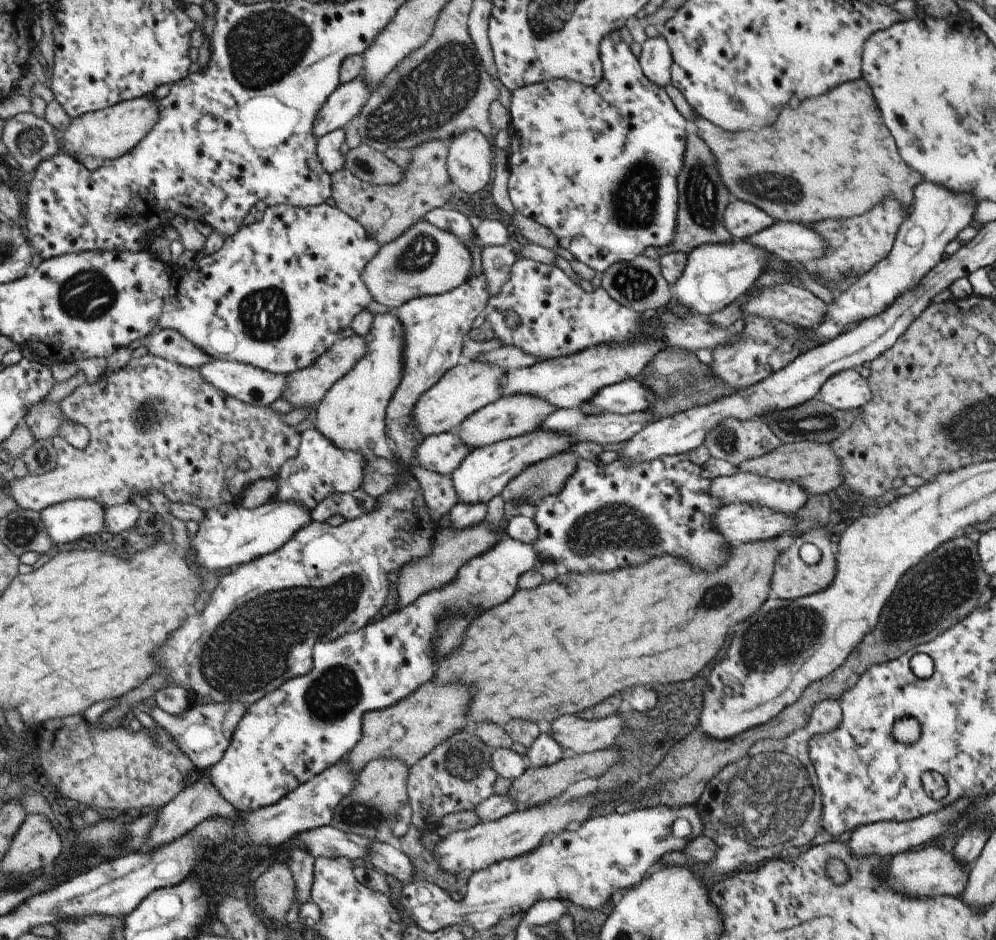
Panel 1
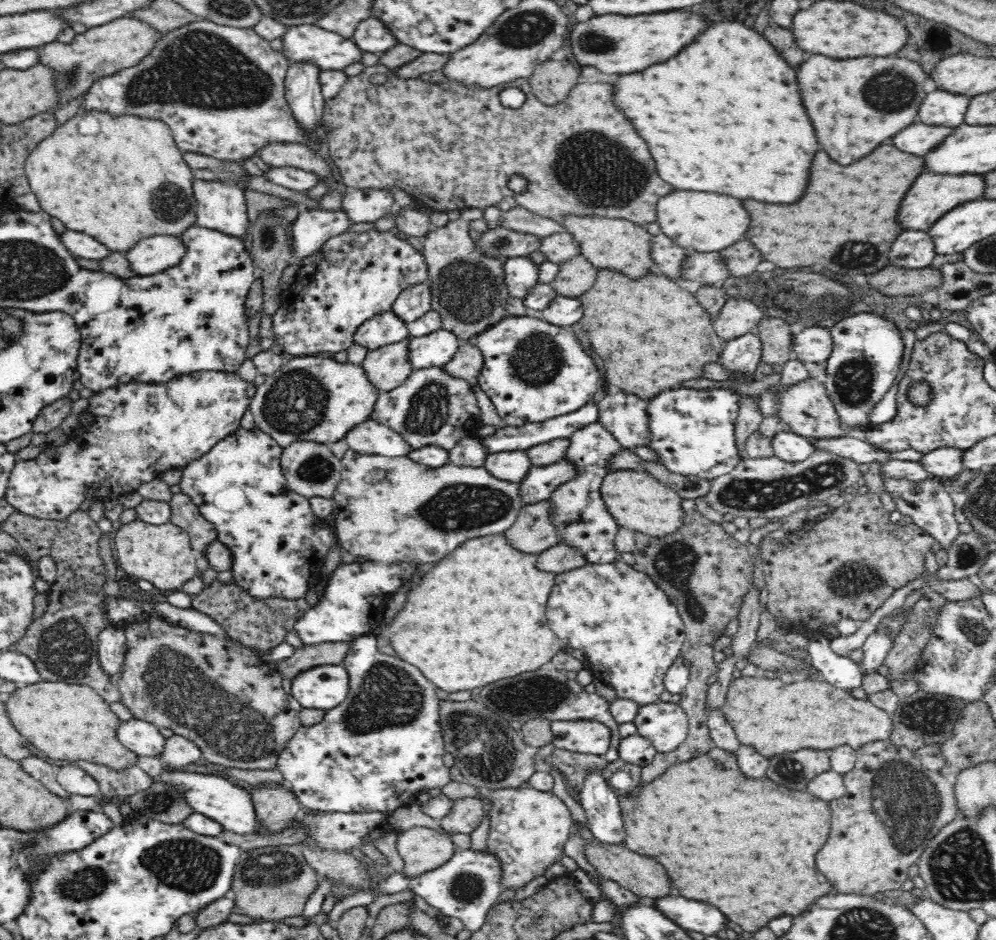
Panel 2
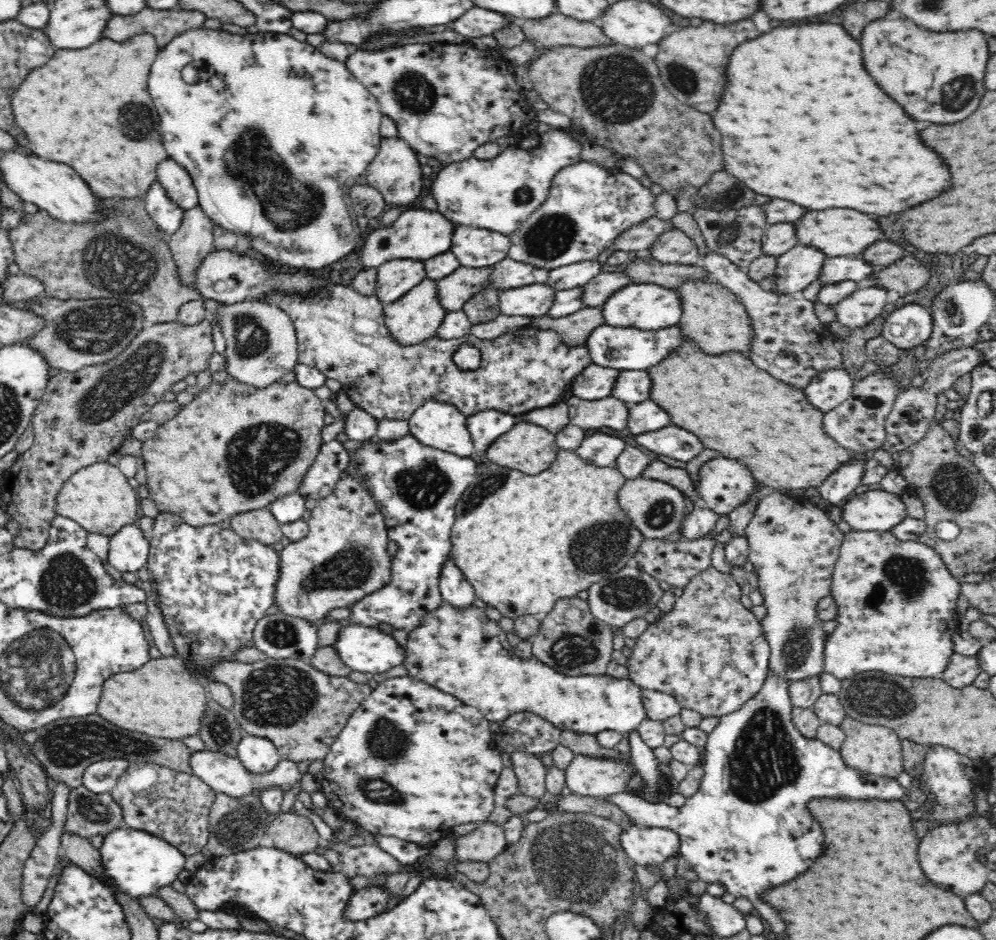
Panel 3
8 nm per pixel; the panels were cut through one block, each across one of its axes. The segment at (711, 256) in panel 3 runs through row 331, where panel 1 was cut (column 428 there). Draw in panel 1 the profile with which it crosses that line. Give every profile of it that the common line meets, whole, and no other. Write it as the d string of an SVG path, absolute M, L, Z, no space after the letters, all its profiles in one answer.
M470 729L460 730L411 766L406 776L406 790L412 806L411 824L414 828L434 832L446 815L475 811L480 802L494 795L498 774L492 768L493 751Z

